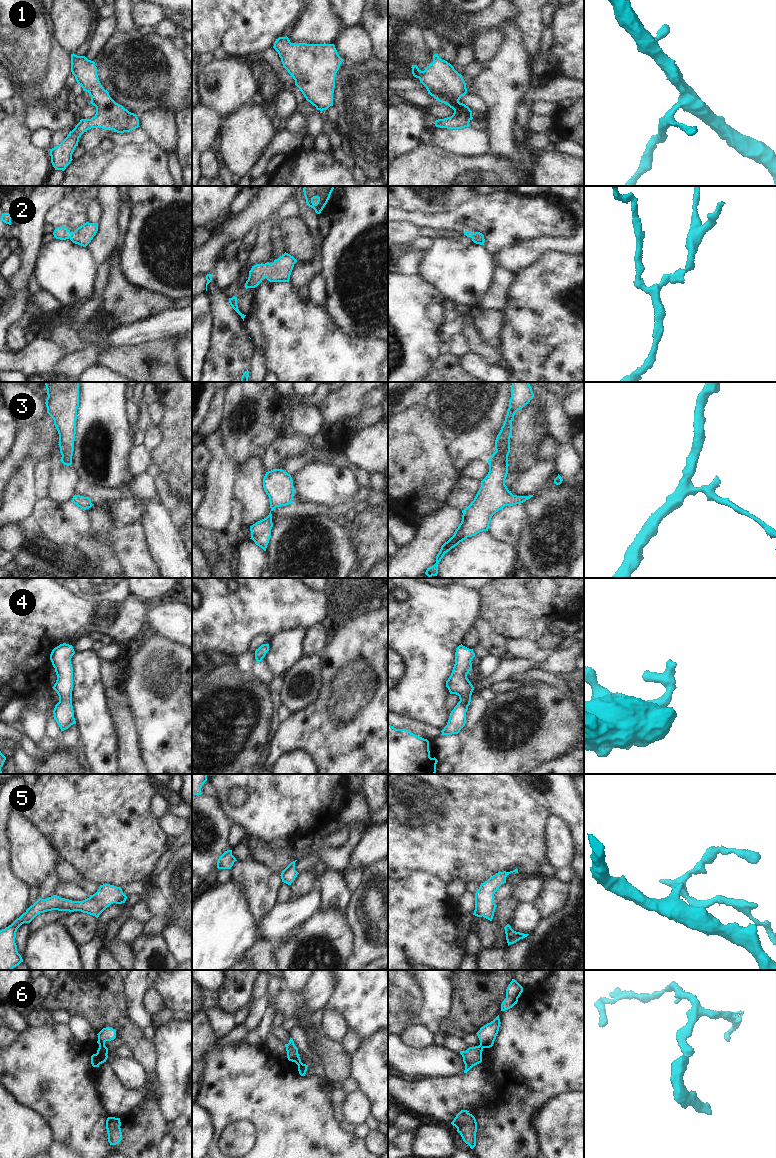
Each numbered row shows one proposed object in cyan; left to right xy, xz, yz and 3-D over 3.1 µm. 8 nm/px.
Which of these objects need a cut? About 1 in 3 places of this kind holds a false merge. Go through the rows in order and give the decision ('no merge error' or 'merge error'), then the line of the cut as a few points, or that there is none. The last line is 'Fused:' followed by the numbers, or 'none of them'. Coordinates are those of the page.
1: no merge error | no cut
2: no merge error | no cut
3: no merge error | no cut
4: no merge error | no cut
5: no merge error | no cut
6: merge error | xy (99, 1044), (104, 1046)
Fused: 6

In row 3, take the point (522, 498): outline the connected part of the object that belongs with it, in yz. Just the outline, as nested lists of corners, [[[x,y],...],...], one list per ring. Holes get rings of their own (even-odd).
[[[512,382],[511,398],[505,421],[495,440],[495,452],[488,460],[489,472],[481,481],[481,487],[471,504],[462,510],[462,521],[454,535],[445,542],[436,556],[436,563],[427,568],[428,577],[437,576],[438,564],[443,556],[467,537],[488,531],[492,516],[505,506],[521,504],[533,497],[513,495],[505,485],[508,474],[508,455],[512,421],[515,413],[527,405],[534,397],[529,382]]]

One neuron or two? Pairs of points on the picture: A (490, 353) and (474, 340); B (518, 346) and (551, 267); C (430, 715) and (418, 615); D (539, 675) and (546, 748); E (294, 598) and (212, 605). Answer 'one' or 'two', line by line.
A: one
B: one
C: one
D: two
E: one

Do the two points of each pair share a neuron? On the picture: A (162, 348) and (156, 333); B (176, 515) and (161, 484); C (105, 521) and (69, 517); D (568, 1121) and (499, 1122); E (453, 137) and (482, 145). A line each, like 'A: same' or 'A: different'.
A: different
B: same
C: different
D: different
E: same

